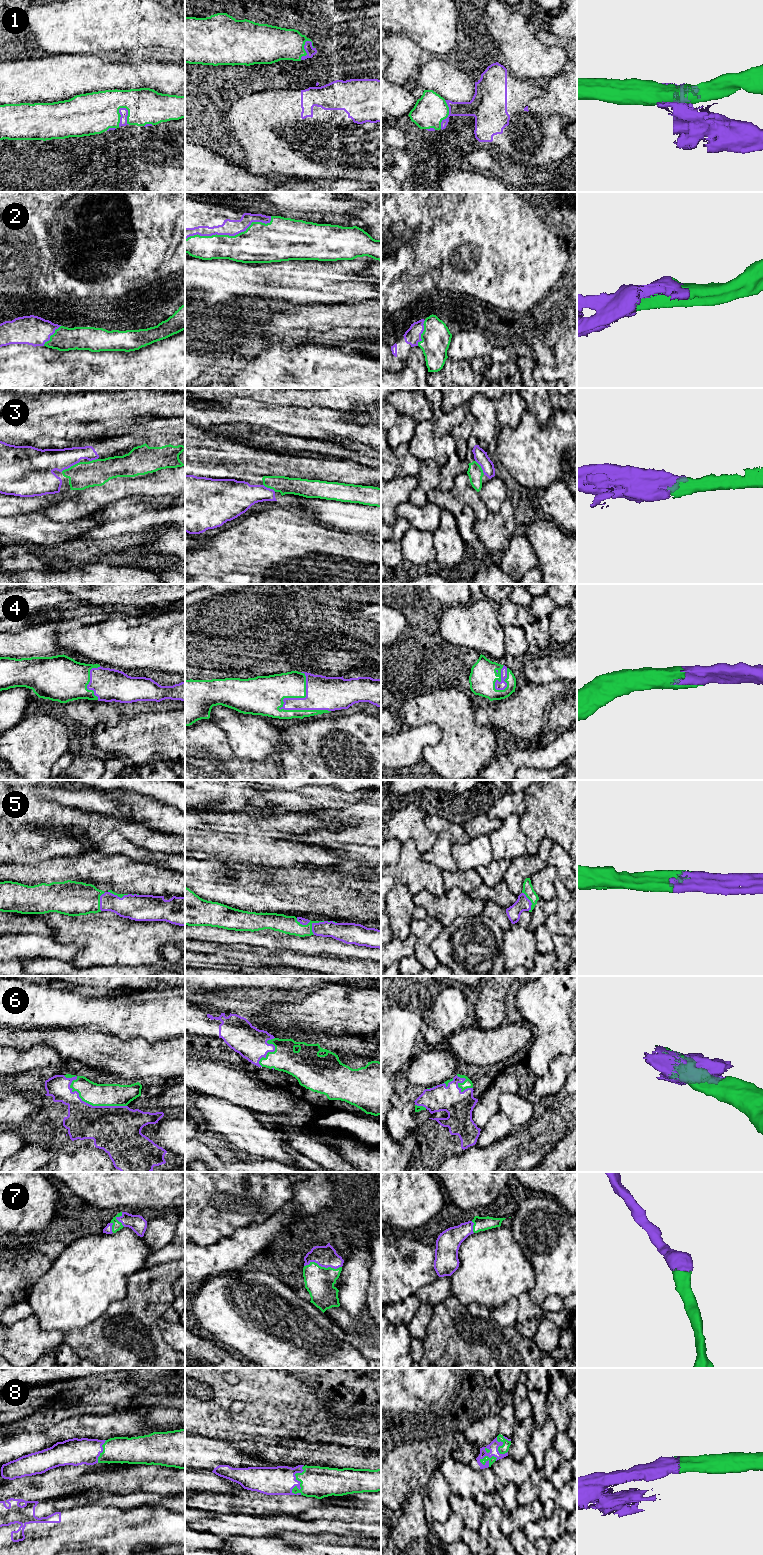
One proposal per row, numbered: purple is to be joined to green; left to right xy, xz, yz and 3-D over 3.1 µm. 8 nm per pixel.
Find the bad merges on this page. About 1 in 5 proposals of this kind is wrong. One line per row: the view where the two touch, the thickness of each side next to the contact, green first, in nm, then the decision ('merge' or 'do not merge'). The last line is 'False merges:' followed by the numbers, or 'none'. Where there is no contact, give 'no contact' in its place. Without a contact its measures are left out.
1: contact in xy; calibres 340 and 70 nm; do not merge
2: contact in xz; calibres 300 and 130 nm; merge
3: contact in xy; calibres 220 and 240 nm; merge
4: contact in xz; calibres 220 and 280 nm; merge
5: contact in xz; calibres 140 and 140 nm; merge
6: contact in xy; calibres 180 and 320 nm; merge
7: contact in xz; calibres 240 and 180 nm; merge
8: contact in xz; calibres 260 and 240 nm; merge
False merges: 1

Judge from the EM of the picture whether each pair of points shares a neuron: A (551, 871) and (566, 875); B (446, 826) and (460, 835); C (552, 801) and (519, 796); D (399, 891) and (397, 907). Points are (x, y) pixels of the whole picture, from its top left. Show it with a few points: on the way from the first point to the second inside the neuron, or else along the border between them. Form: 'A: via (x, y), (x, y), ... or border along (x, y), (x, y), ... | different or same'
A: border along (548, 864), (551, 864), (556, 869), (558, 876) | different
B: via (449, 827), (457, 833) | same
C: border along (524, 791), (525, 812), (520, 817) | different
D: via (399, 895), (399, 903) | same

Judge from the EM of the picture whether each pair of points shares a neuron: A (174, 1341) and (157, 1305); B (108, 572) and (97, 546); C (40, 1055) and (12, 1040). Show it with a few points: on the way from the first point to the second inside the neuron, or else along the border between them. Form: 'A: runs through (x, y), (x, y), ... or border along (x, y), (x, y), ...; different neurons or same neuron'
A: border along (160, 1317), (158, 1329), (166, 1341); different neurons
B: border along (128, 565), (94, 562), (82, 566); different neurons
C: border along (10, 1047), (28, 1050), (43, 1045), (52, 1049); different neurons

